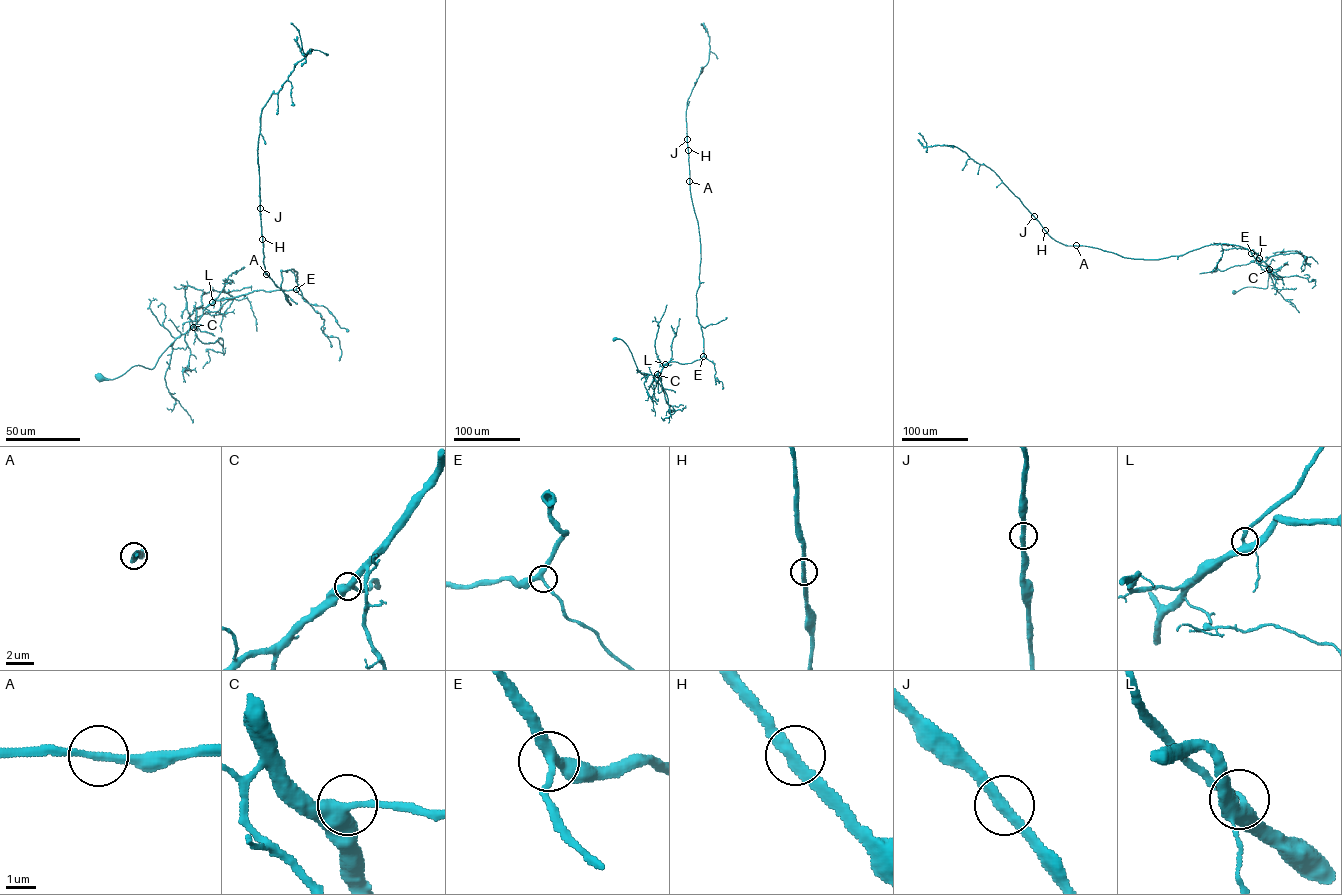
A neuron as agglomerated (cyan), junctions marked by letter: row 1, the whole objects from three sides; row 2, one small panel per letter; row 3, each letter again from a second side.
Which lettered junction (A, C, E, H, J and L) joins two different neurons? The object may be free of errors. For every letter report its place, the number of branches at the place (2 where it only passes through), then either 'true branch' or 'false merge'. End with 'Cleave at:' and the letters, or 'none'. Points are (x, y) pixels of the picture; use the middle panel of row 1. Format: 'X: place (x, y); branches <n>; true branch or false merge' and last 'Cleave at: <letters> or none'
A: place (689, 181); branches 2; true branch
C: place (657, 374); branches 2; true branch
E: place (703, 356); branches 3; true branch
H: place (688, 150); branches 2; true branch
J: place (687, 139); branches 2; true branch
L: place (665, 364); branches 3; true branch
Cleave at: none

